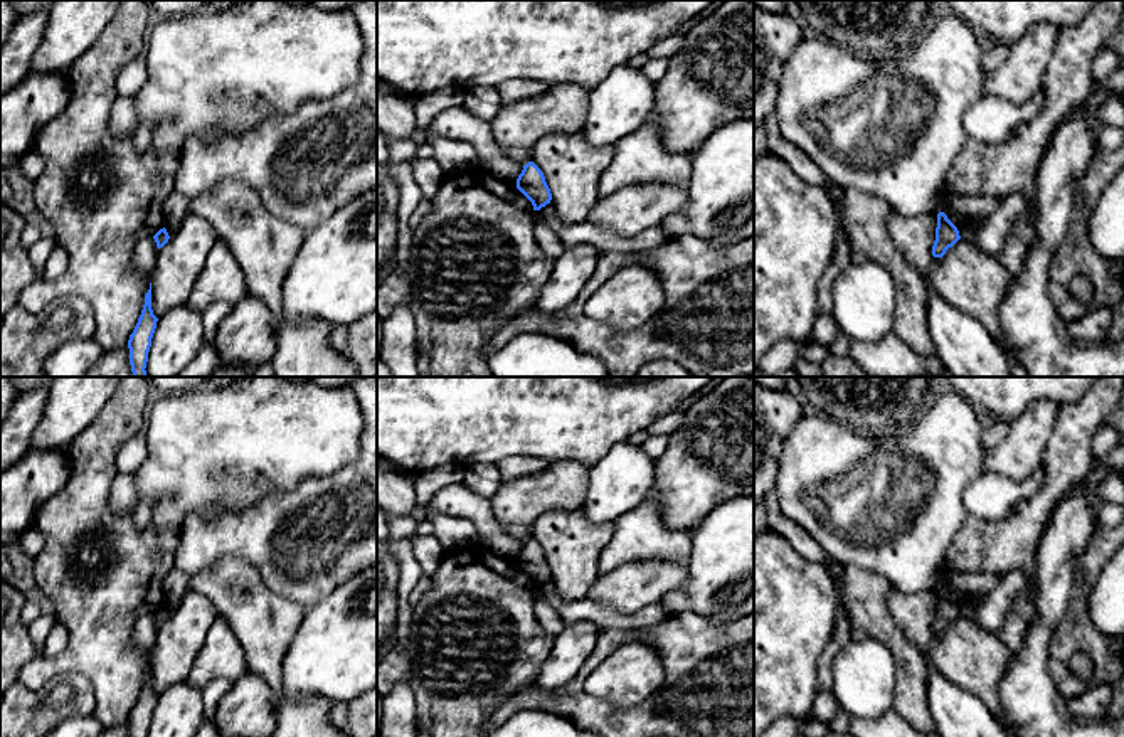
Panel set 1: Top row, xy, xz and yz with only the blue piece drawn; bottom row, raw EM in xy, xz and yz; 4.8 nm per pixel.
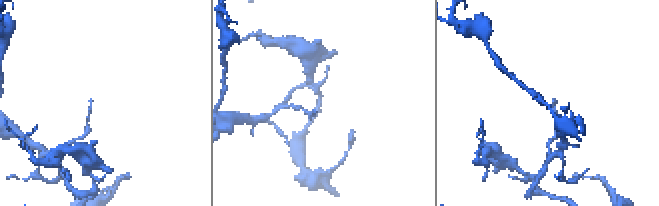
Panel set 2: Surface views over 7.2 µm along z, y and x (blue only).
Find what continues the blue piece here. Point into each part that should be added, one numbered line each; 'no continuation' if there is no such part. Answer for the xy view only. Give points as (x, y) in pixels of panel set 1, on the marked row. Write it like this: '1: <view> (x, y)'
no continuation

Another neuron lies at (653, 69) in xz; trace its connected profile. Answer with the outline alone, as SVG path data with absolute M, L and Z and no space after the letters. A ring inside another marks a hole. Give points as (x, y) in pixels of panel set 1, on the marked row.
M668 57L649 59L641 69L649 81L658 82L668 69Z

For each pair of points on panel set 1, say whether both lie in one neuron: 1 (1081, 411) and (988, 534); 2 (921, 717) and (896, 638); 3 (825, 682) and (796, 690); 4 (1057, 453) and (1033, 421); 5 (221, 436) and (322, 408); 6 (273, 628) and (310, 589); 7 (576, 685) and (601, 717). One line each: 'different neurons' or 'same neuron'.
1: same neuron
2: same neuron
3: different neurons
4: different neurons
5: same neuron
6: different neurons
7: same neuron

